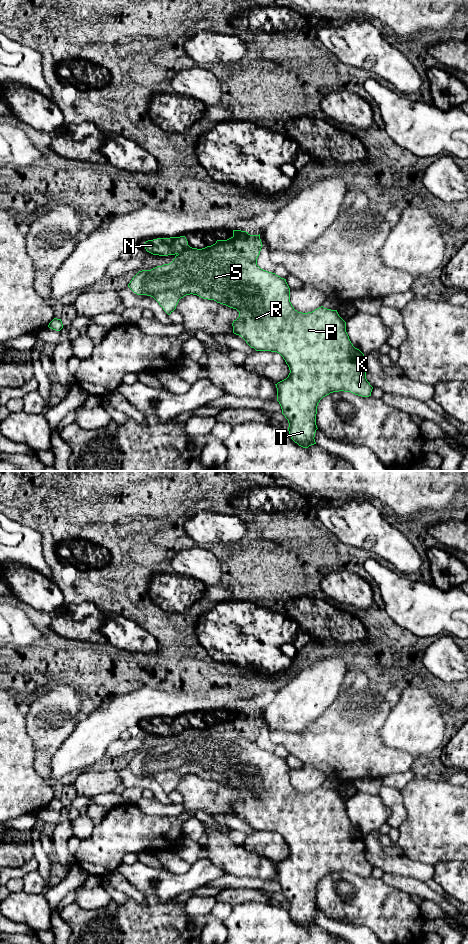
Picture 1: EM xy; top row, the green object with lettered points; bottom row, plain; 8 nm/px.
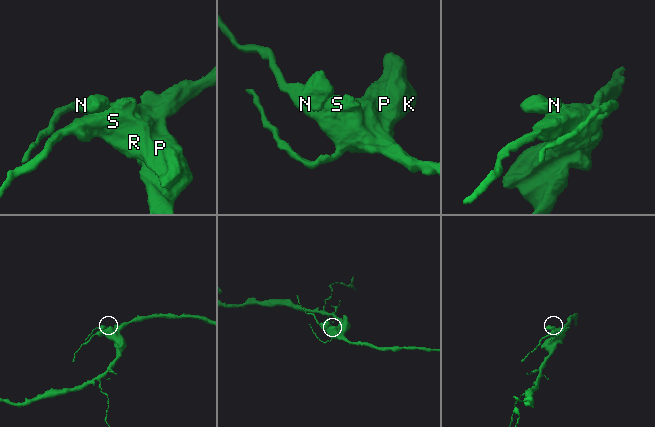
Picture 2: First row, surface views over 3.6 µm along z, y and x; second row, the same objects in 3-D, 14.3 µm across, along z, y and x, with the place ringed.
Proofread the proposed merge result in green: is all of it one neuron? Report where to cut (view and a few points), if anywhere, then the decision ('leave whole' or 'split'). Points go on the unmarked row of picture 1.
cut in xy along (188, 725), (177, 733); split

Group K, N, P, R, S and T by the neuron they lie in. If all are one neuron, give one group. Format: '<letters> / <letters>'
K P R S T / N

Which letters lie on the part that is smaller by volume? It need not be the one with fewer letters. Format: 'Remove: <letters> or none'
Remove: N

